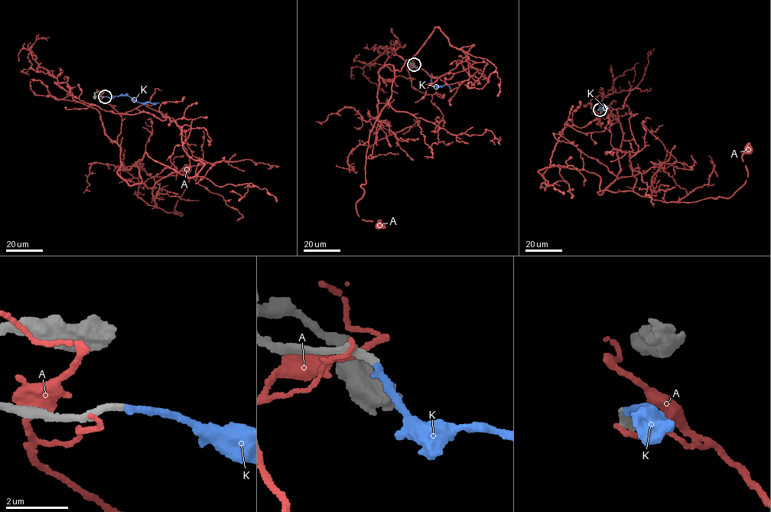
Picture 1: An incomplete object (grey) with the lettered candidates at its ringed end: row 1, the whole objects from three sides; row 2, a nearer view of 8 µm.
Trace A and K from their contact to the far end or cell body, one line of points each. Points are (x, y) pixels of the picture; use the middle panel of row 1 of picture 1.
A: (412, 63), (411, 80), (378, 73), (390, 64), (394, 79), (369, 133), (356, 205), (379, 225)
K: (414, 65), (430, 76), (432, 84), (436, 86), (447, 84), (450, 88)

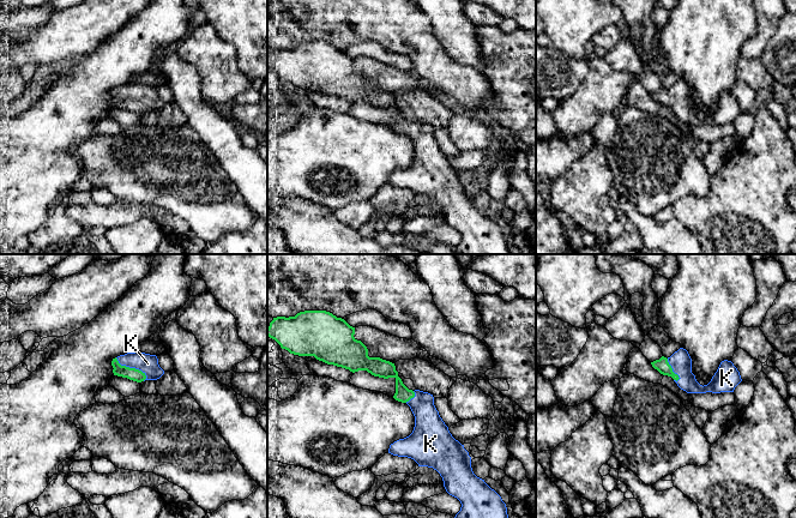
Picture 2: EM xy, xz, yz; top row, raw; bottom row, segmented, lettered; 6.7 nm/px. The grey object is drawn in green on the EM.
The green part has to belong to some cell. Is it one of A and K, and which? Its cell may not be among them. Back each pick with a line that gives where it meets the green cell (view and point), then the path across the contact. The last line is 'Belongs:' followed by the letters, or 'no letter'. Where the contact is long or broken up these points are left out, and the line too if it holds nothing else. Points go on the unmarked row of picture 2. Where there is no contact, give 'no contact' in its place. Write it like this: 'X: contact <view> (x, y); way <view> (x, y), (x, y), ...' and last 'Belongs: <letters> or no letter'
K: contact xy (131, 100); way xy (133, 106), (131, 100), (148, 95)
Belongs: K

